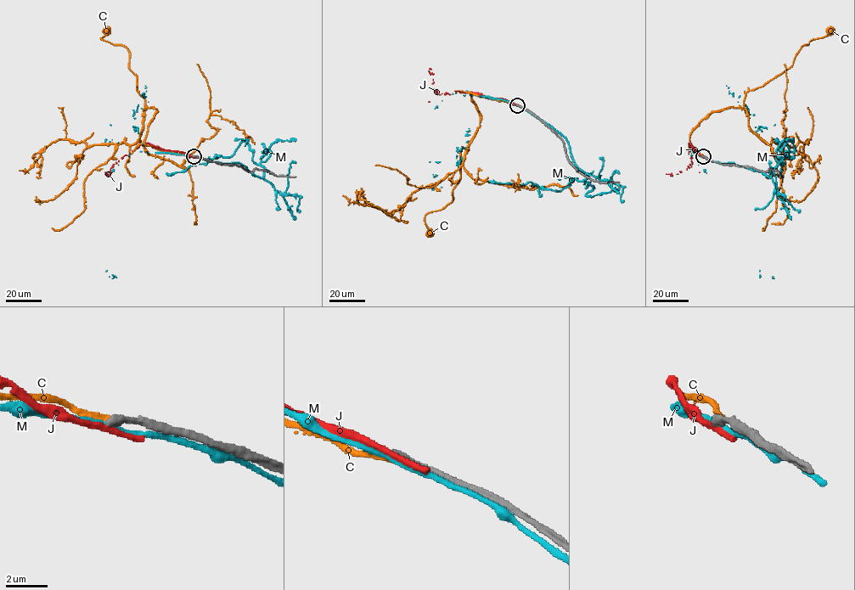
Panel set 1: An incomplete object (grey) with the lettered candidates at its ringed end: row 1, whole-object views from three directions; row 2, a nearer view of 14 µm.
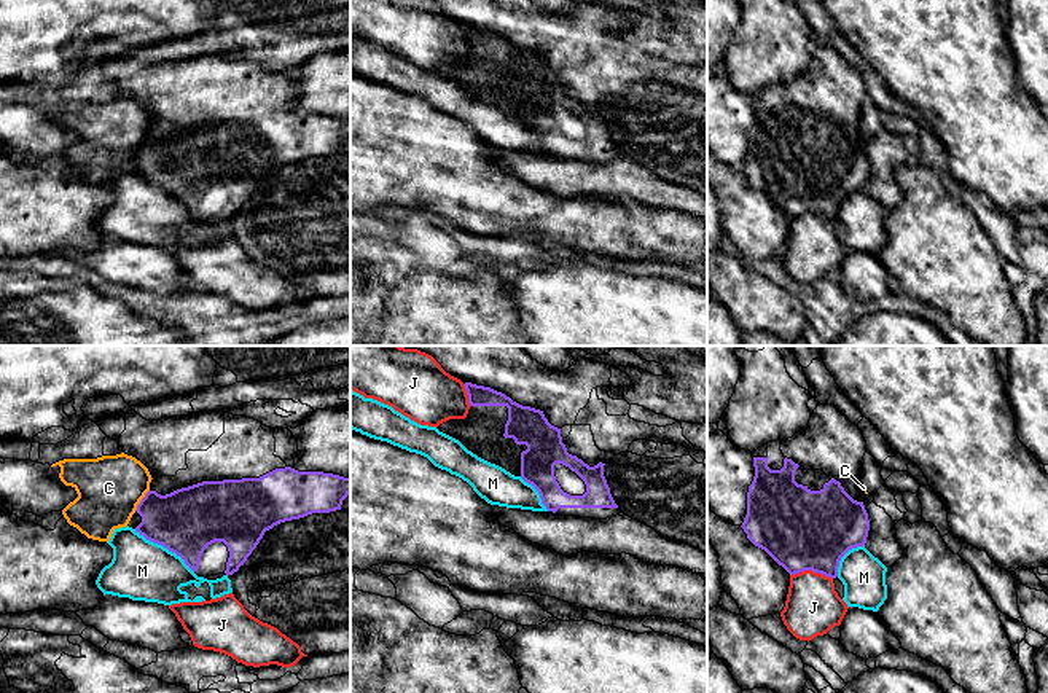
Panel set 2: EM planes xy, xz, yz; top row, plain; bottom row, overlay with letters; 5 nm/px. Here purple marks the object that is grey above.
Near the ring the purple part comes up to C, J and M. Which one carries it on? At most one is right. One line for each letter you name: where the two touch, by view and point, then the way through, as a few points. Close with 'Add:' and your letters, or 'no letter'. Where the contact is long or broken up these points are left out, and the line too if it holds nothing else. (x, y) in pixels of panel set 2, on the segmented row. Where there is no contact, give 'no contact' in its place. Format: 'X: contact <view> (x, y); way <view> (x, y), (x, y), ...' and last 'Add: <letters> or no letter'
Add: no letter

